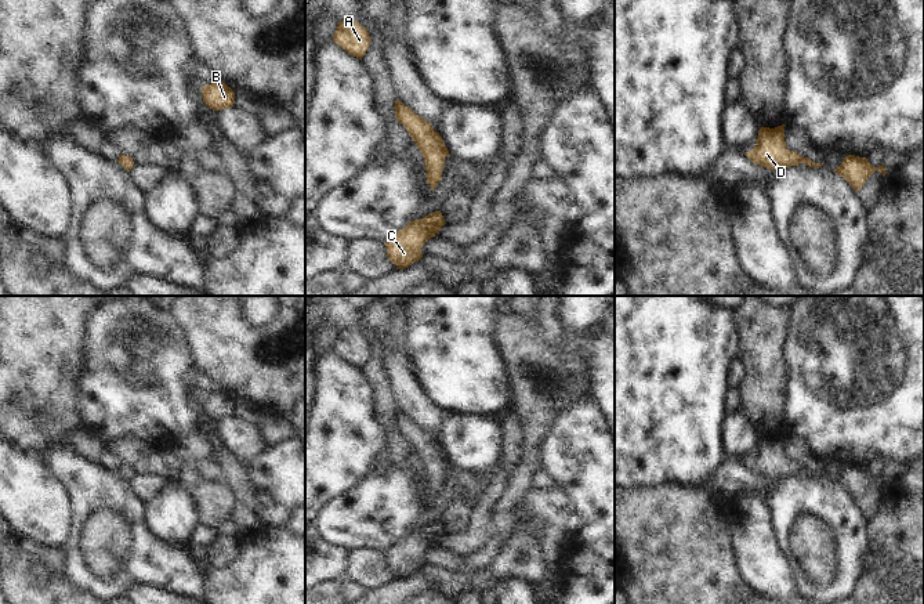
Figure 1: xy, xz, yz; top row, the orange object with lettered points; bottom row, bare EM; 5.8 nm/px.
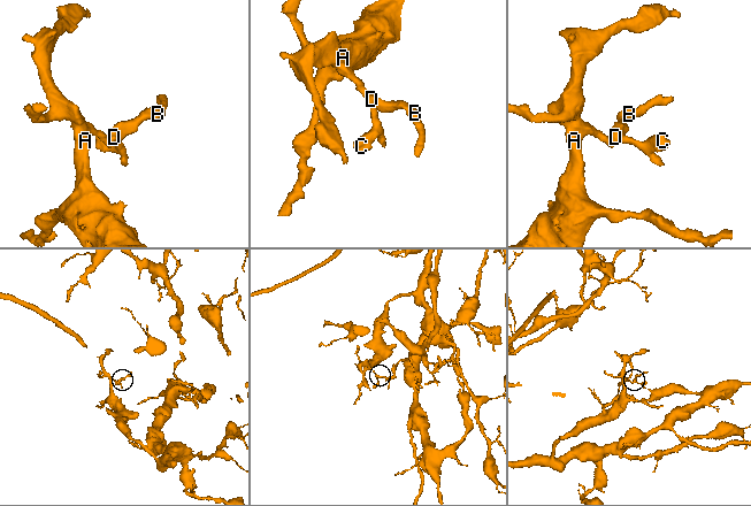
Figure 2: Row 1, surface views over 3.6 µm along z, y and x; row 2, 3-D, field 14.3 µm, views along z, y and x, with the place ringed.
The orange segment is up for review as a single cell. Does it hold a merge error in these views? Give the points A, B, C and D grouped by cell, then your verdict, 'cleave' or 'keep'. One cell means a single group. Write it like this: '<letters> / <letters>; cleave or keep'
A B C D; keep

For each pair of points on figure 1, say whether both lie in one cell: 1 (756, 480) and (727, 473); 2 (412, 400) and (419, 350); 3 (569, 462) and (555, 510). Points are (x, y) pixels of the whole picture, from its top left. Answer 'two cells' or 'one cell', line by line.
1: one cell
2: two cells
3: two cells

